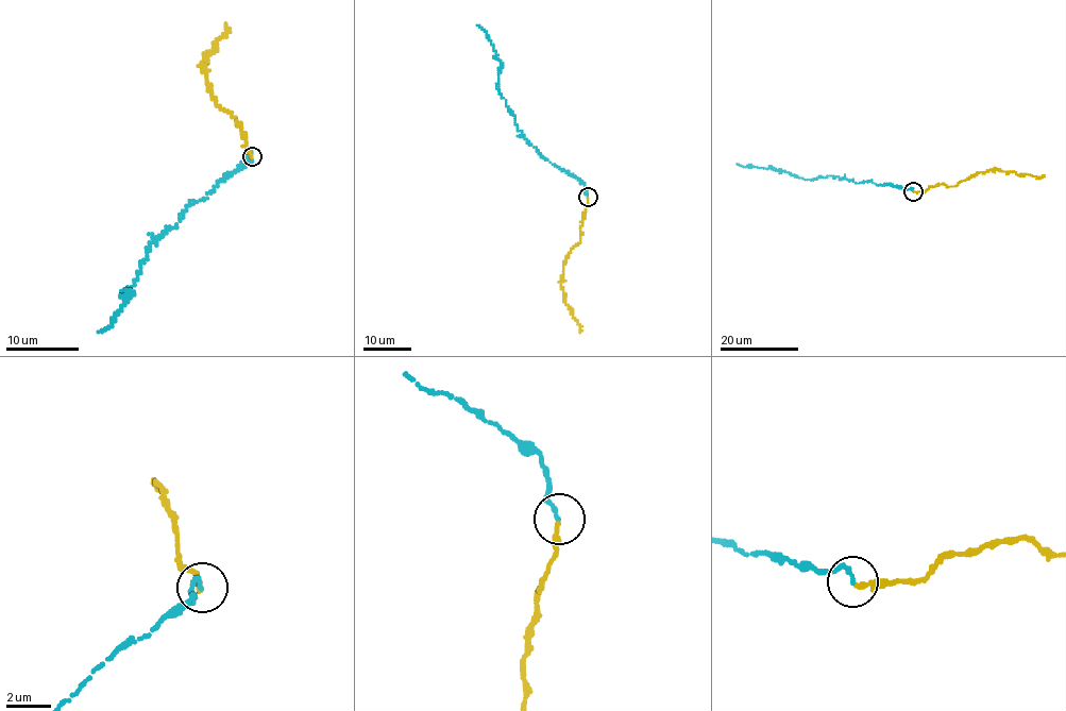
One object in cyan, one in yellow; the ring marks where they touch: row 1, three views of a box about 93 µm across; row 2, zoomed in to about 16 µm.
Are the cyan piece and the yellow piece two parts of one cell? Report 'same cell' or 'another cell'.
same cell

